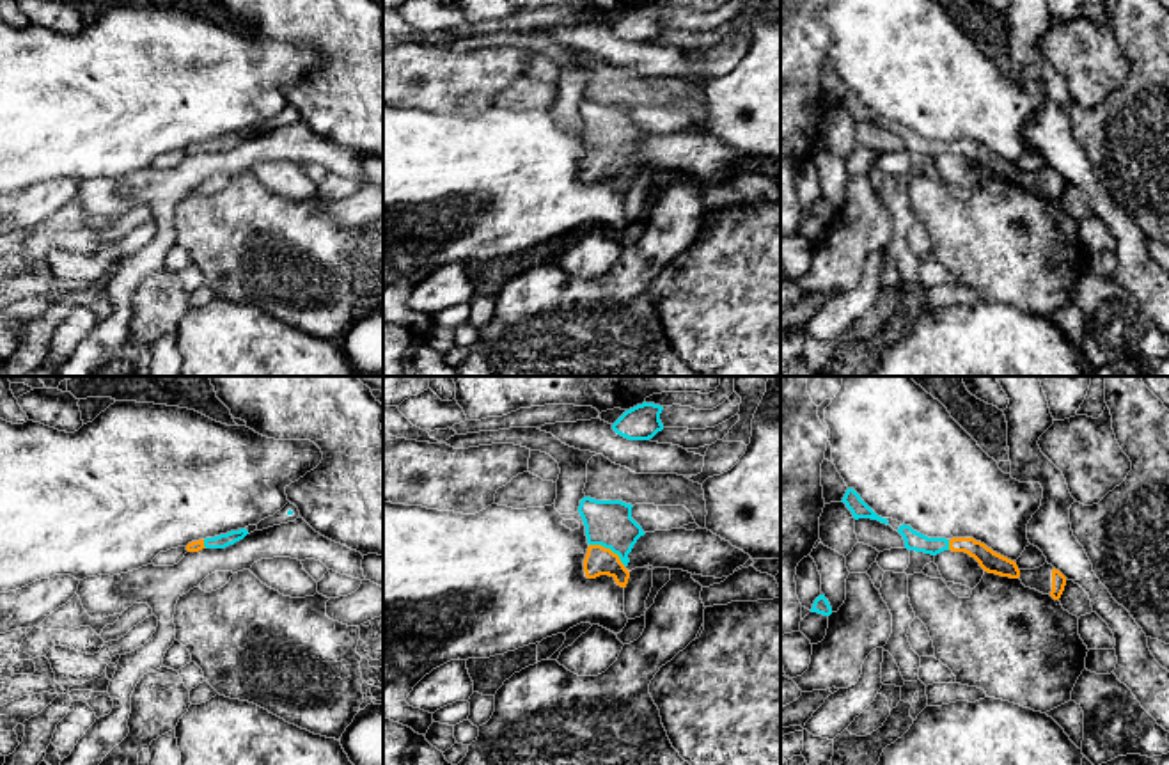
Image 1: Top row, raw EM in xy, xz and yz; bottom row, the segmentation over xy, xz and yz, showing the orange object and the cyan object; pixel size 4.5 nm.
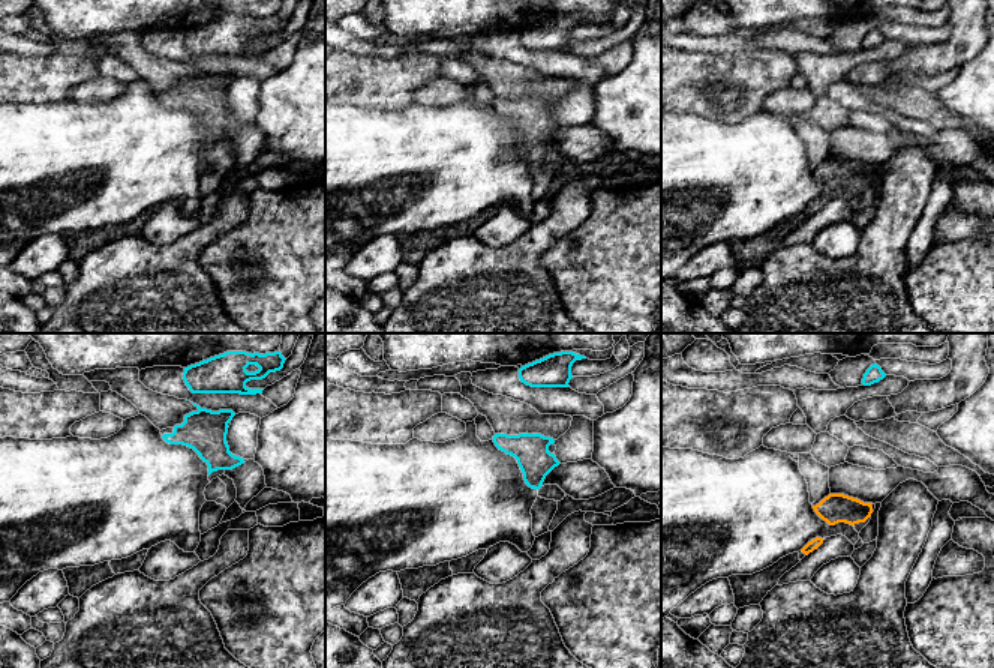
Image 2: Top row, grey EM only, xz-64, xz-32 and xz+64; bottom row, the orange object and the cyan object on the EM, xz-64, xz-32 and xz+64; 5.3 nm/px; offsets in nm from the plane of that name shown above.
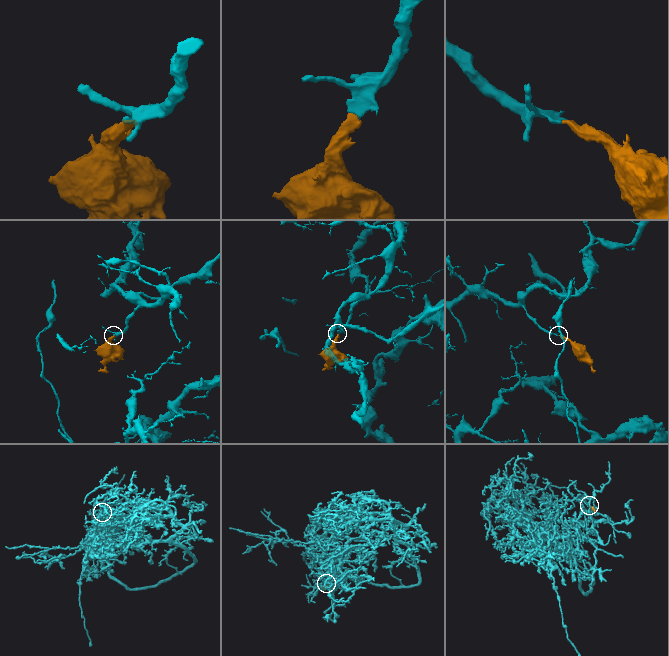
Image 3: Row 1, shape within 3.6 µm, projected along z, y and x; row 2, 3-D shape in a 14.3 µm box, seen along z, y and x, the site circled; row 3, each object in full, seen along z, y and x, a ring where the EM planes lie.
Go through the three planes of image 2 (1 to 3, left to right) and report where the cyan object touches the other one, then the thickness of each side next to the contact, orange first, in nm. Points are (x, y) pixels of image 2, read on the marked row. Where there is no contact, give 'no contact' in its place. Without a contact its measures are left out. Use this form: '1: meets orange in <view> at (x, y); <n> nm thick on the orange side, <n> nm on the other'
1: no contact
2: no contact
3: no contact

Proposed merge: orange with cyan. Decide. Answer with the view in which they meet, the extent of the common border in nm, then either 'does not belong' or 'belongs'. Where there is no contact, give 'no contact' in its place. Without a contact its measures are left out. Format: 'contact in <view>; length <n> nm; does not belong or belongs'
contact in xz; length 190 nm; belongs

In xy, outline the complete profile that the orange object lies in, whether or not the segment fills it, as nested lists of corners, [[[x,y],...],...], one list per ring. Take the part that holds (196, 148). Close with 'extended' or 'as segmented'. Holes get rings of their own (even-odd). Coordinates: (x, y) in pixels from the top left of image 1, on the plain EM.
[[[247,131],[231,133],[227,137],[220,137],[215,140],[192,144],[186,147],[186,153],[188,154],[199,154],[202,151],[225,151],[225,149],[234,147],[236,144],[243,142],[247,137],[248,137]]]; extended

